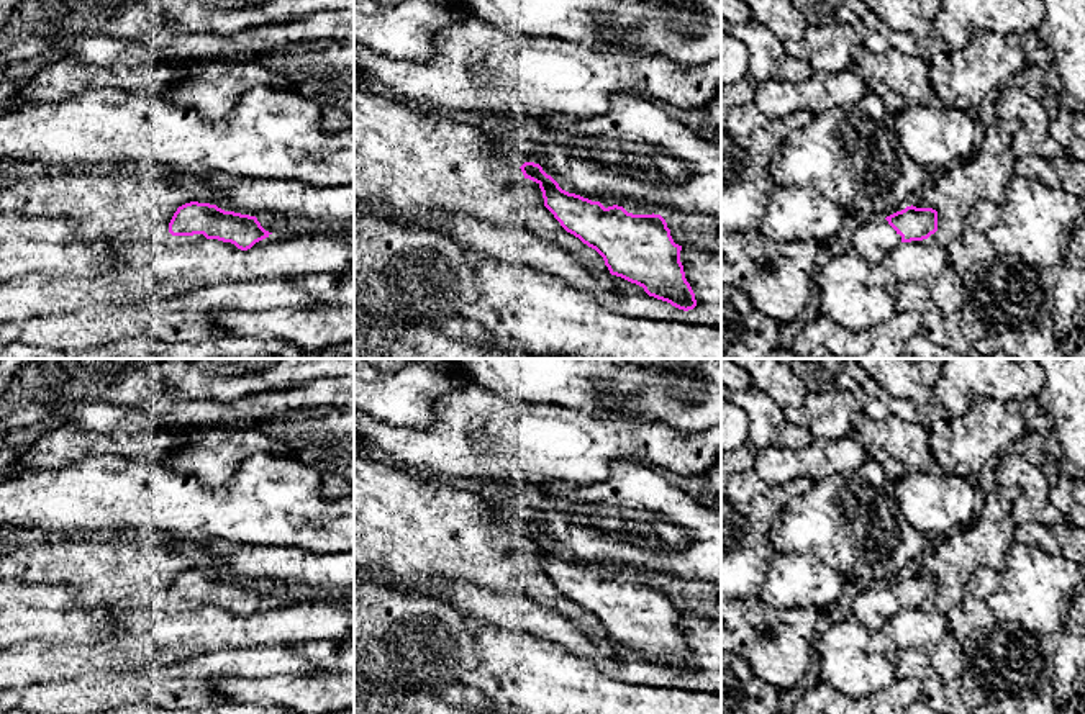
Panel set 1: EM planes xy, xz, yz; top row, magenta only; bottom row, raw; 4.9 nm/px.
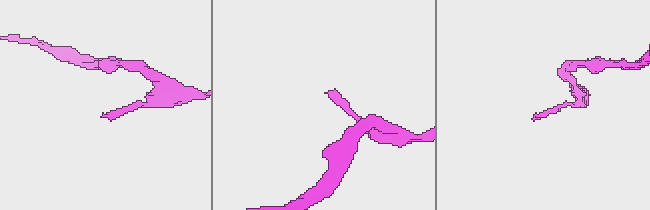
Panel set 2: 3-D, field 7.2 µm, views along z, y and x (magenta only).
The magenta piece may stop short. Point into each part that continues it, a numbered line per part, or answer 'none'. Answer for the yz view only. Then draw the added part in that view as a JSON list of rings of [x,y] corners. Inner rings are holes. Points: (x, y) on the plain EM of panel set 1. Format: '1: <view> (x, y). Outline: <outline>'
1: yz (872, 606). Outline: [[[885,585],[856,586],[852,590],[851,617],[862,624],[870,634],[878,632],[898,611],[901,611],[901,603]]]

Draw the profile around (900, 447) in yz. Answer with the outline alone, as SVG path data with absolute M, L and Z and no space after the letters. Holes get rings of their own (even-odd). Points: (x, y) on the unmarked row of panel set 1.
M864 408L852 419L852 436L893 483L913 473L939 468L931 454L929 427L921 423L908 423L890 414L874 419L869 408Z

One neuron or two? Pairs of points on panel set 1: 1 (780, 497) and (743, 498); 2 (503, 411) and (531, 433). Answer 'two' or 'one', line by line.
1: one
2: one

